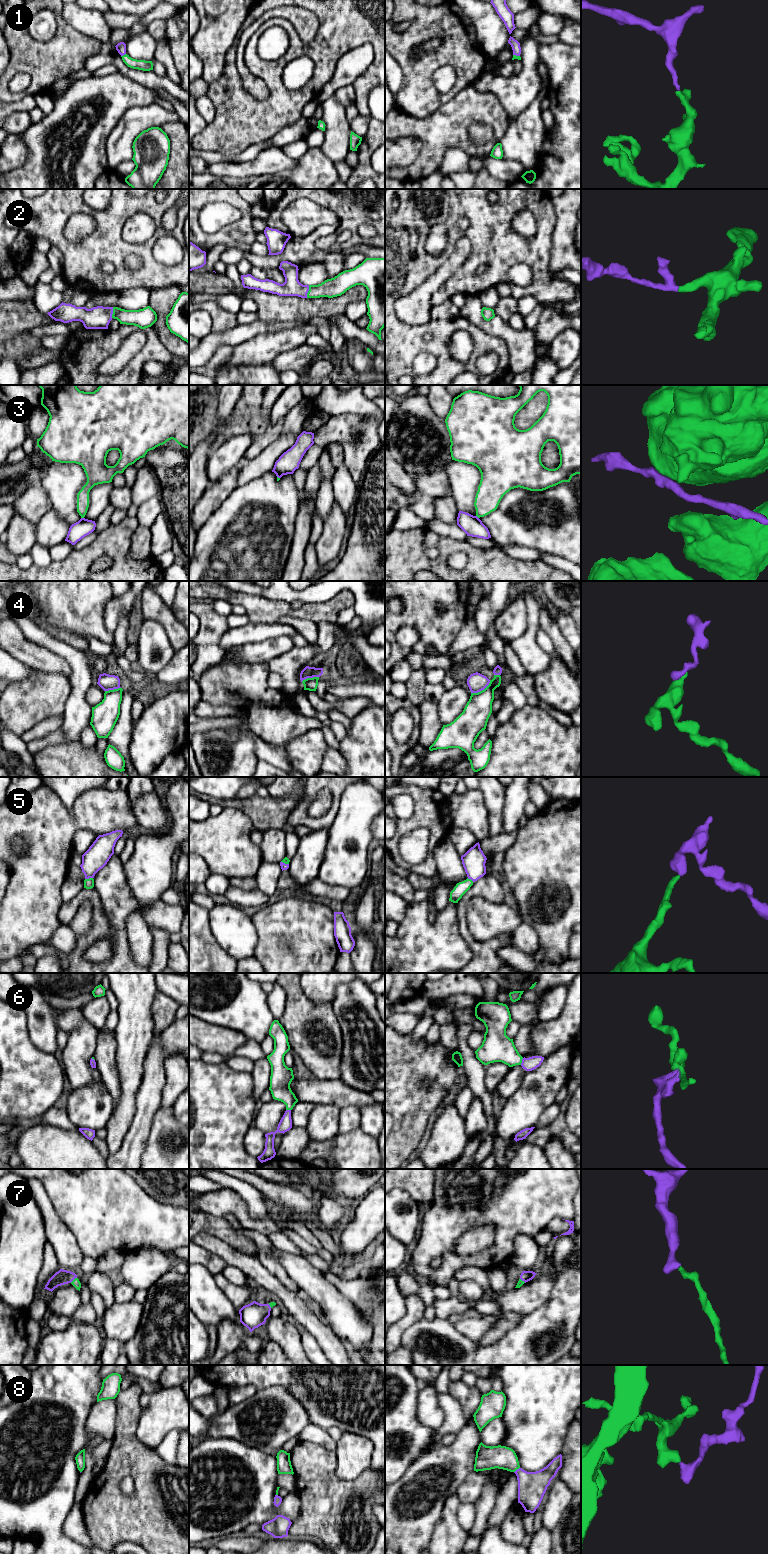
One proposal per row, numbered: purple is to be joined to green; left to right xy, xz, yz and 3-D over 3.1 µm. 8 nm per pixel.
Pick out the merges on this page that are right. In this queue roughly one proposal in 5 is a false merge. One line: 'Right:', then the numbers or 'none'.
Right: 1, 2, 4, 5, 6, 7, 8

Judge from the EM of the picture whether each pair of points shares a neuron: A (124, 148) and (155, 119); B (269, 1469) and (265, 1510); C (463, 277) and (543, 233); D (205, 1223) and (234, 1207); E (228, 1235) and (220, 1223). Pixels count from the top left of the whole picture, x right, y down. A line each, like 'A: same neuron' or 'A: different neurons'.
A: same neuron
B: same neuron
C: same neuron
D: different neurons
E: same neuron

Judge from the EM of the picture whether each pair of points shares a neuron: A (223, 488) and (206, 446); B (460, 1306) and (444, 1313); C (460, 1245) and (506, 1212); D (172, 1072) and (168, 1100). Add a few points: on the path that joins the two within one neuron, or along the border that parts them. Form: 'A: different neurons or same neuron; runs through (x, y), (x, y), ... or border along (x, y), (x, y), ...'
A: same neuron; runs through (209, 488), (200, 479), (200, 460)
B: same neuron; runs through (456, 1306), (451, 1306), (448, 1309)
C: different neurons; border along (490, 1223), (495, 1228), (495, 1238), (485, 1247)
D: same neuron; runs through (172, 1079), (172, 1090), (170, 1093)

